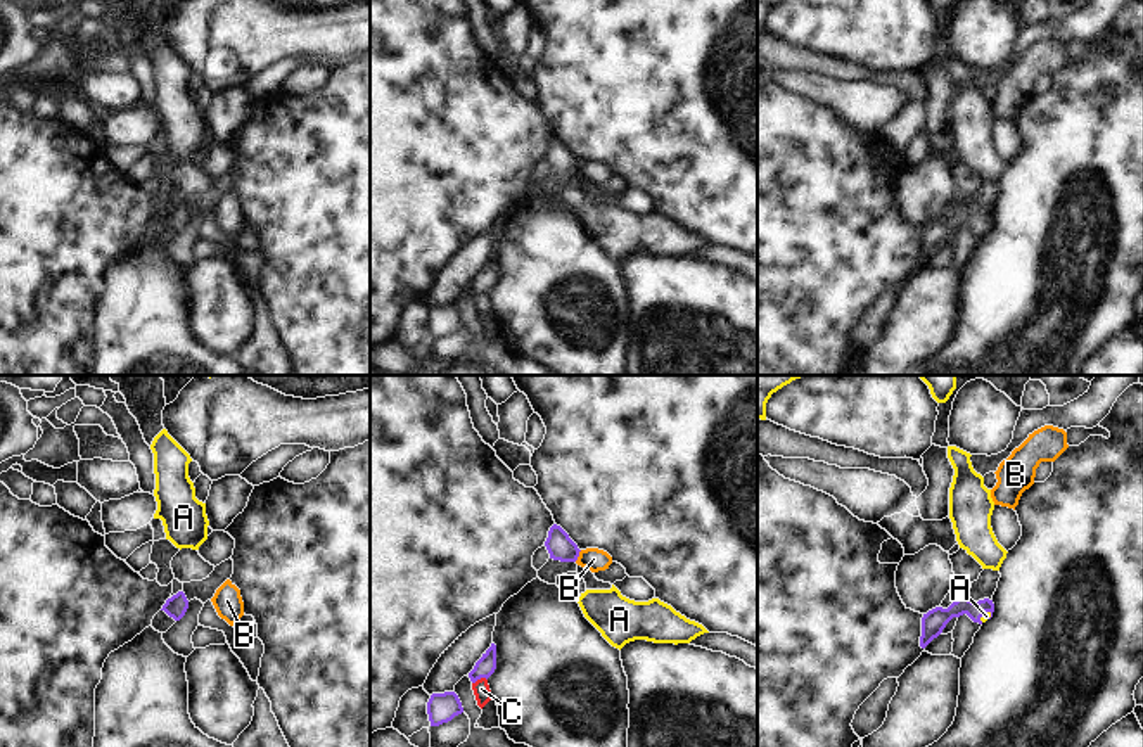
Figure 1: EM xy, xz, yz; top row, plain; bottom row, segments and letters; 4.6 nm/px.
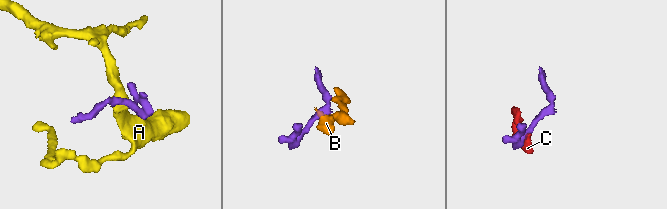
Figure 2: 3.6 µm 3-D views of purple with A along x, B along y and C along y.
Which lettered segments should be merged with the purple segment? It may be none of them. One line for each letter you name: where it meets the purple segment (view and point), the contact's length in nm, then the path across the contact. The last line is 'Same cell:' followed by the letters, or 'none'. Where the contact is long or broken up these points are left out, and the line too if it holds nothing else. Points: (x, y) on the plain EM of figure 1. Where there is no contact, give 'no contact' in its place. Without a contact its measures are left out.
A: meets purple in yz at (984, 225); contact 70 nm long; runs through yz (934, 234), (955, 222), (984, 225), (986, 229)
Same cell: A

